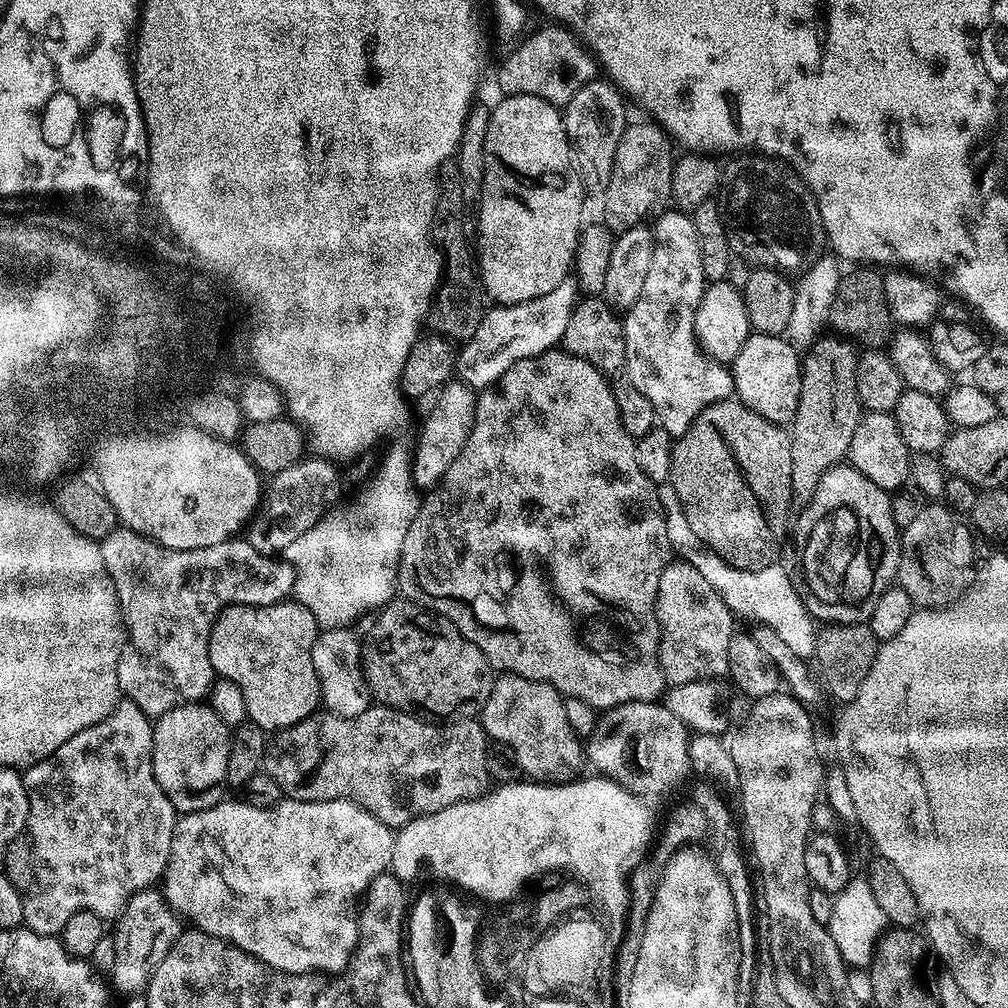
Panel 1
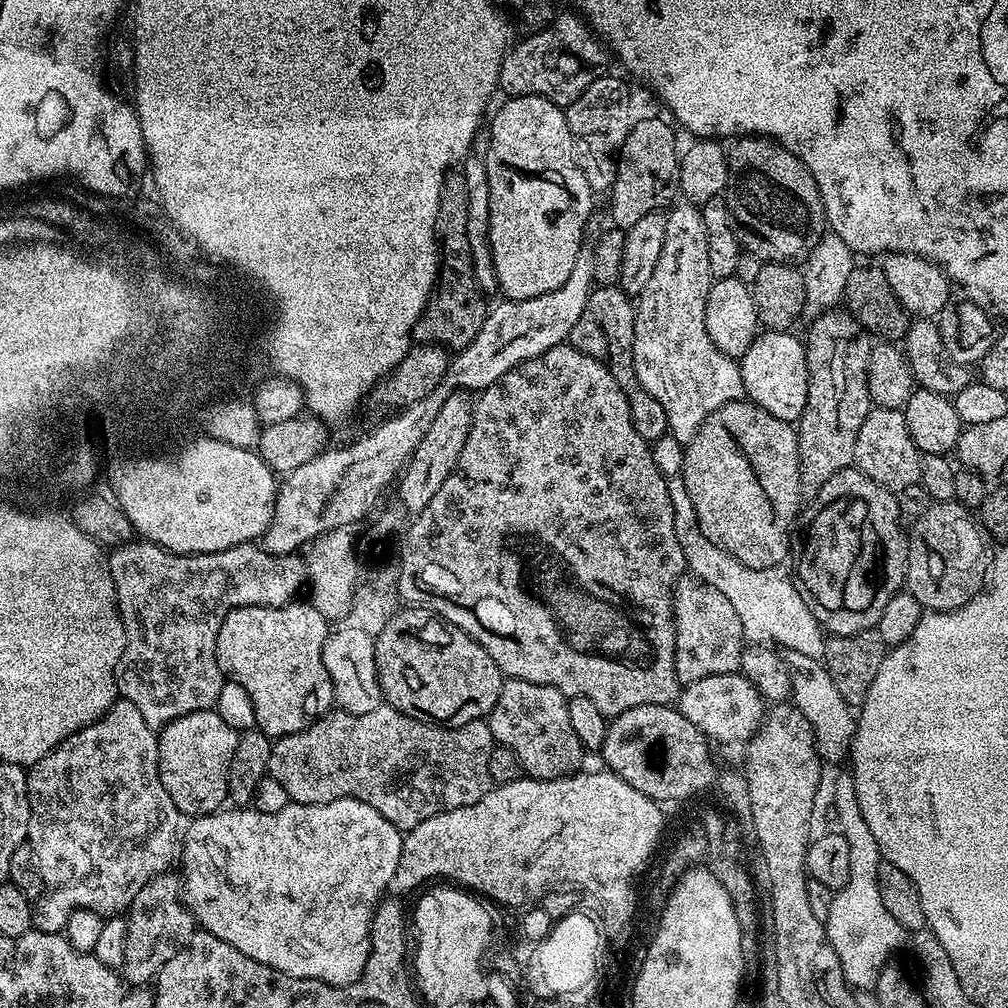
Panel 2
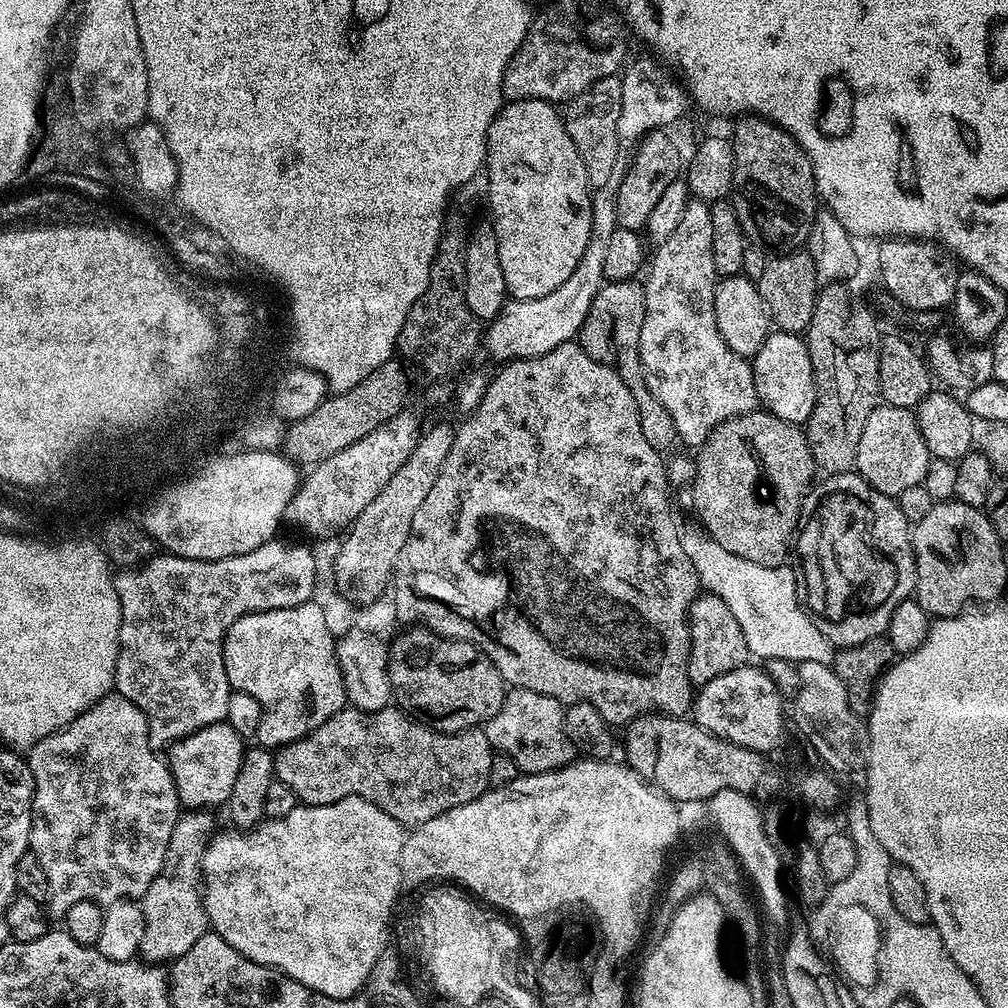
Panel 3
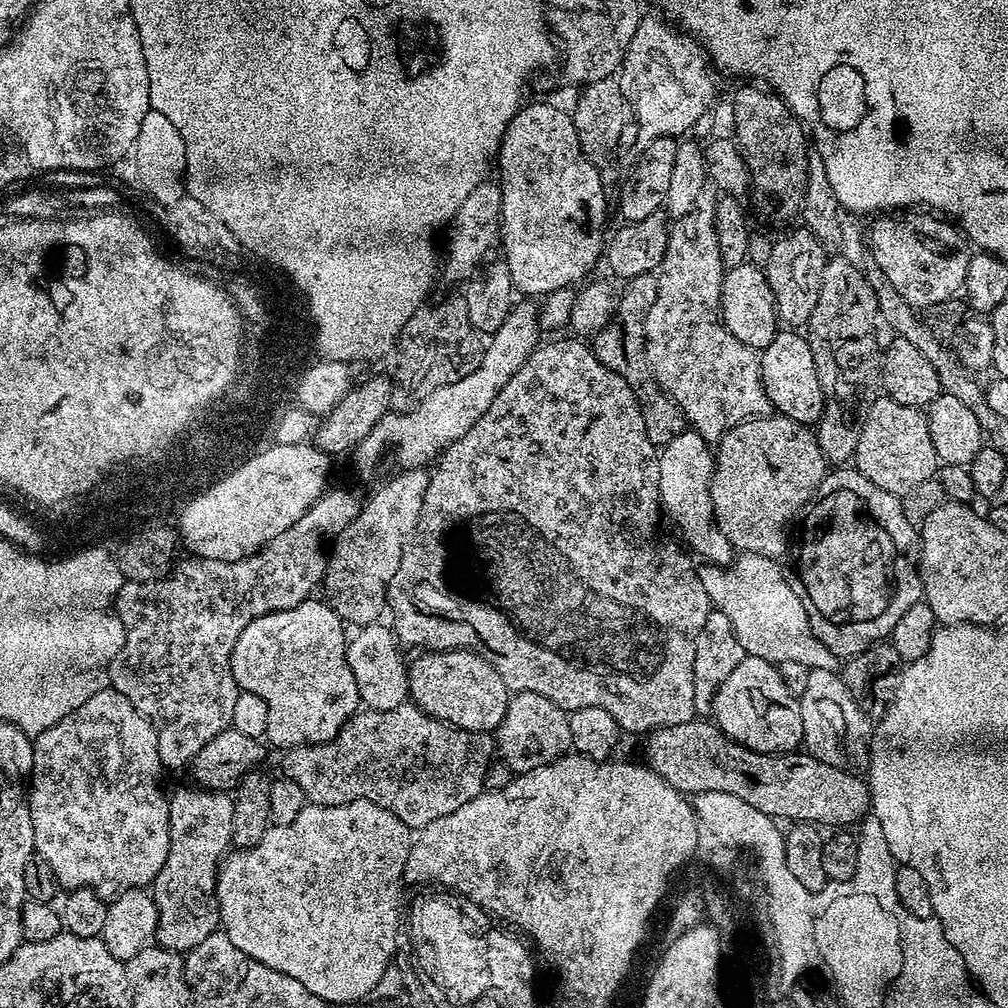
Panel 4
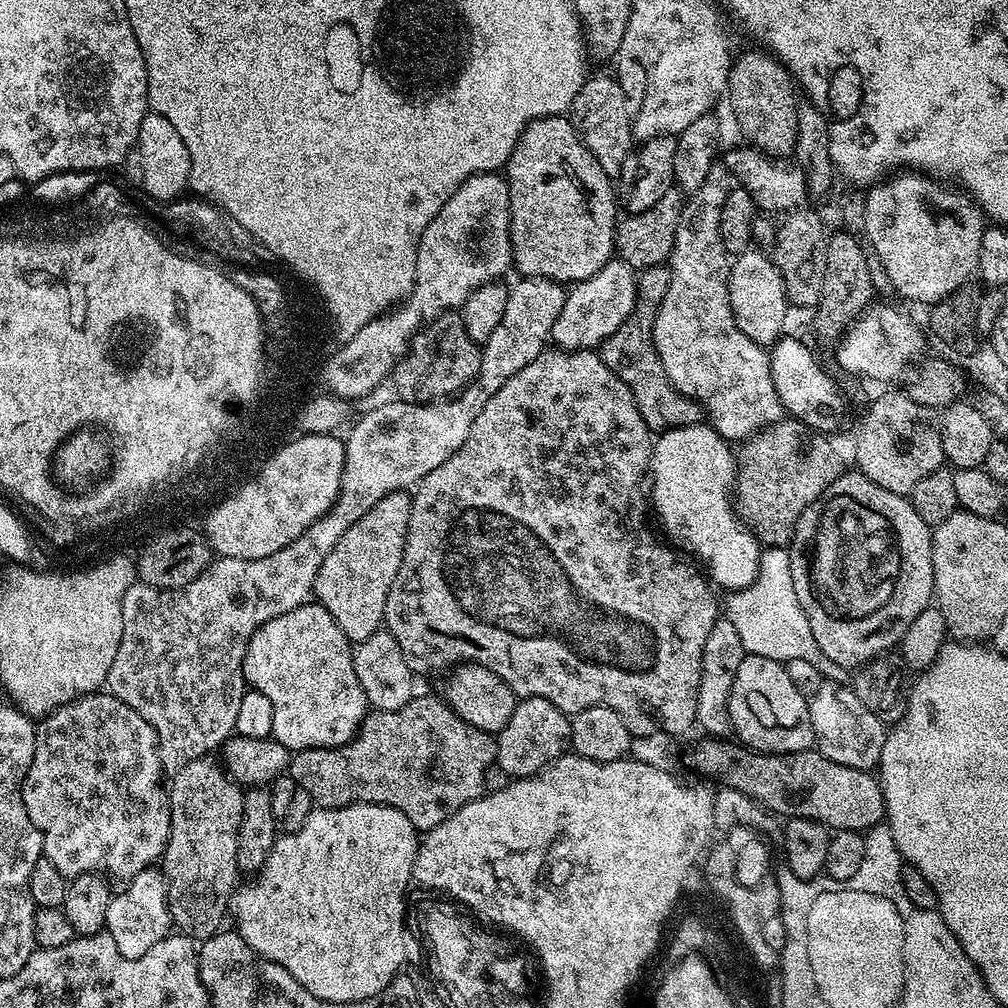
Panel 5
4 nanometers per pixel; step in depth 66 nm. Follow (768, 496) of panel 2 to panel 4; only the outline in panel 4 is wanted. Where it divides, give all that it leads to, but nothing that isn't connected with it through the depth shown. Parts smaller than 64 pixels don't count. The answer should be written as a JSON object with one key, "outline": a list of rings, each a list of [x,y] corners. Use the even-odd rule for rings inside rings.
{"outline":[[[779,414],[742,422],[724,433],[714,448],[710,498],[716,525],[722,534],[726,534],[737,553],[779,561],[780,556],[788,552],[788,531],[792,528],[792,519],[796,515],[797,519],[805,505],[815,497],[818,486],[829,471],[830,465],[818,446],[815,431],[809,425],[799,424],[794,422],[794,418]]]}

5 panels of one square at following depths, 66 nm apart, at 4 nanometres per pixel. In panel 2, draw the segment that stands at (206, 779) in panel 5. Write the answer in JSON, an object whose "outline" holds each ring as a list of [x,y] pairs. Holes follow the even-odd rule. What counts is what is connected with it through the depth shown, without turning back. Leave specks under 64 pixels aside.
{"outline":[[[161,874],[155,876],[134,898],[128,908],[126,919],[126,948],[122,975],[133,985],[155,981],[156,976],[174,958],[176,951],[197,931],[196,917],[178,899],[181,895],[180,880],[177,877]]]}

